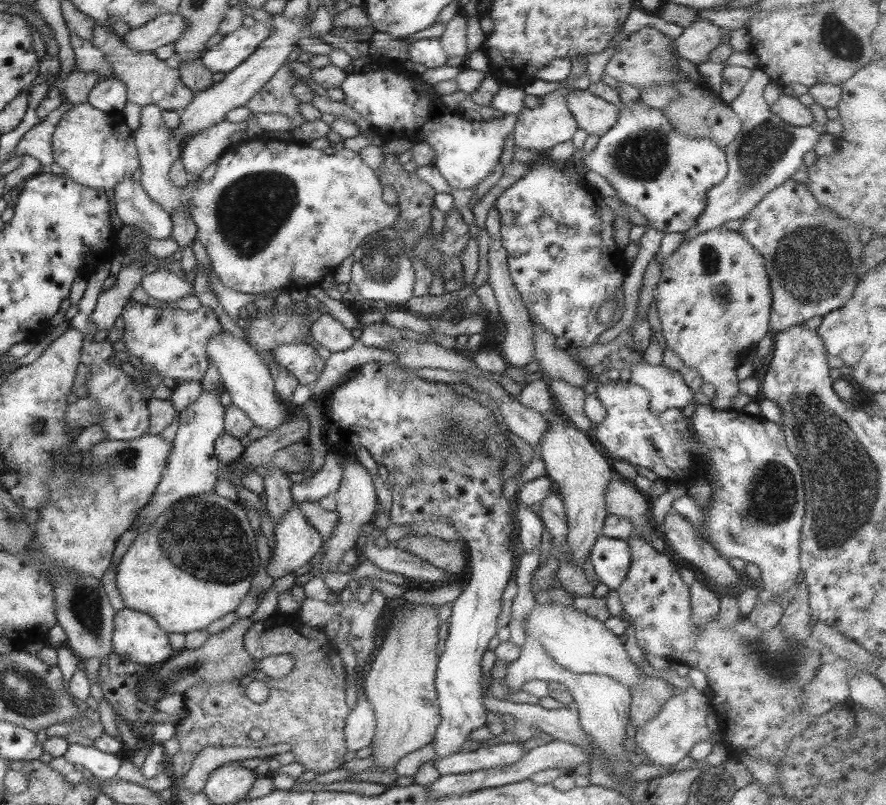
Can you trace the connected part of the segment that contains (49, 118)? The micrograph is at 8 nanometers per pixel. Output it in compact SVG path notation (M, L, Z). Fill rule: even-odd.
M65 102L65 104L61 104L55 110L47 113L43 120L34 124L23 136L19 139L19 142L13 148L13 152L11 152L11 156L7 159L11 159L11 157L21 157L23 154L29 154L29 156L33 156L35 160L38 160L41 166L42 171L48 171L50 164L53 162L53 154L51 154L51 137L53 136L53 131L55 125L61 120L61 115L70 110L74 105L71 102Z

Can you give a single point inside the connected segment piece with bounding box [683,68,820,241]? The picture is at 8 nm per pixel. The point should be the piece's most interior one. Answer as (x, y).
(765, 153)

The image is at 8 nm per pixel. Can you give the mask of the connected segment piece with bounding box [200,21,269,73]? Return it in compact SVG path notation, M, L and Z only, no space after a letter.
M255 21L250 27L241 25L224 35L217 44L204 49L200 56L201 62L211 73L229 72L255 52L259 43L267 36L267 22Z

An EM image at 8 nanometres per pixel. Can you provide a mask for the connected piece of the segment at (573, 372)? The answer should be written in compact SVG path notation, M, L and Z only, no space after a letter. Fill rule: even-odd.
M529 319L532 329L533 357L537 370L545 372L545 378L551 380L563 380L572 386L583 390L589 381L587 368L575 361L566 350L556 348L555 336L551 336L545 328L536 326L534 321Z

